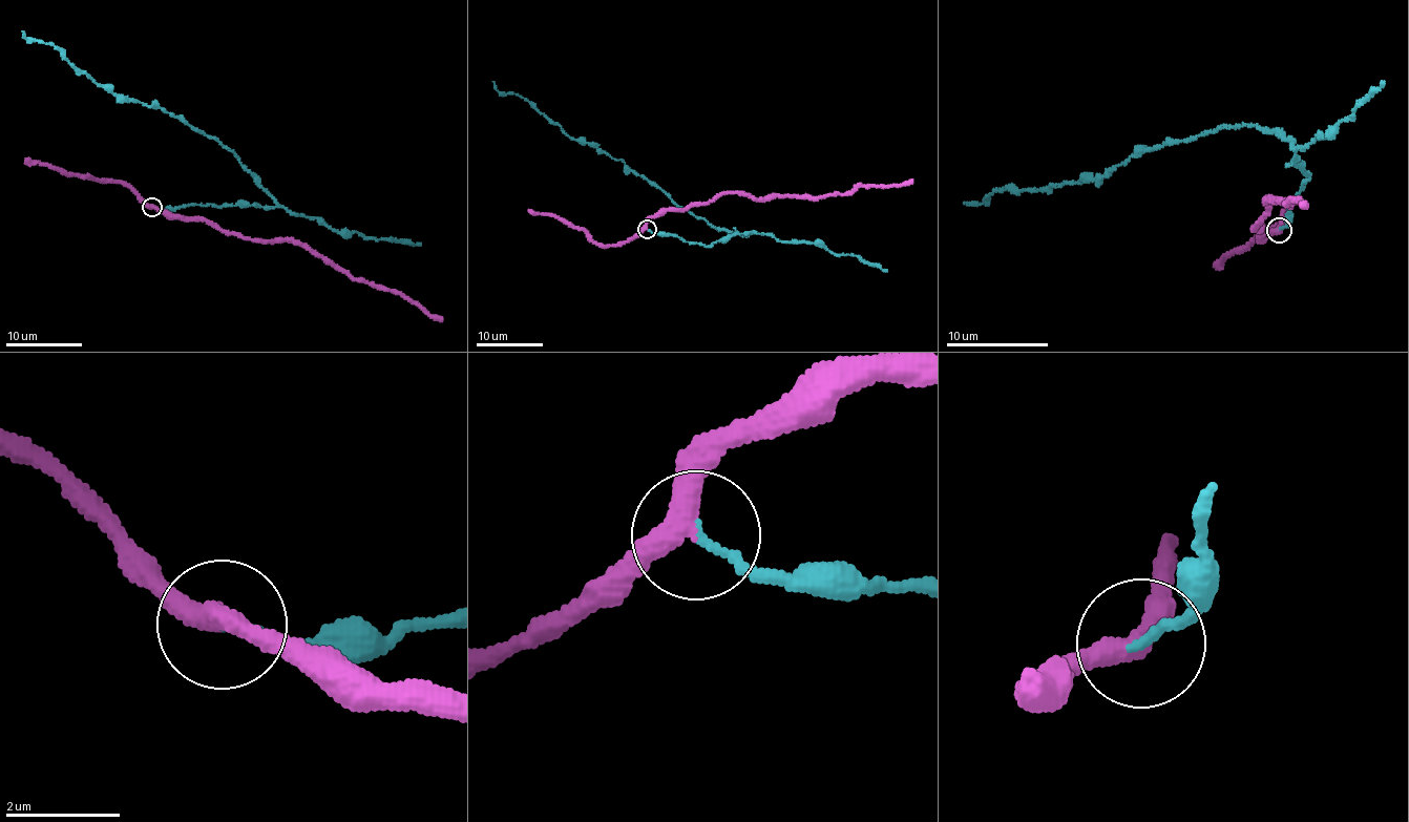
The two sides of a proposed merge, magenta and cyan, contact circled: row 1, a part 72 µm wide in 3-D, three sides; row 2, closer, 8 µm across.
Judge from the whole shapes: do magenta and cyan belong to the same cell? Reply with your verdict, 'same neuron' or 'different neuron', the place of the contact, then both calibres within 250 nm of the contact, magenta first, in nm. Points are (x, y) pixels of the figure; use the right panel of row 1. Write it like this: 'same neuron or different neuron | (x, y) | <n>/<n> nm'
different neuron | (1279, 230) | 360/150 nm

